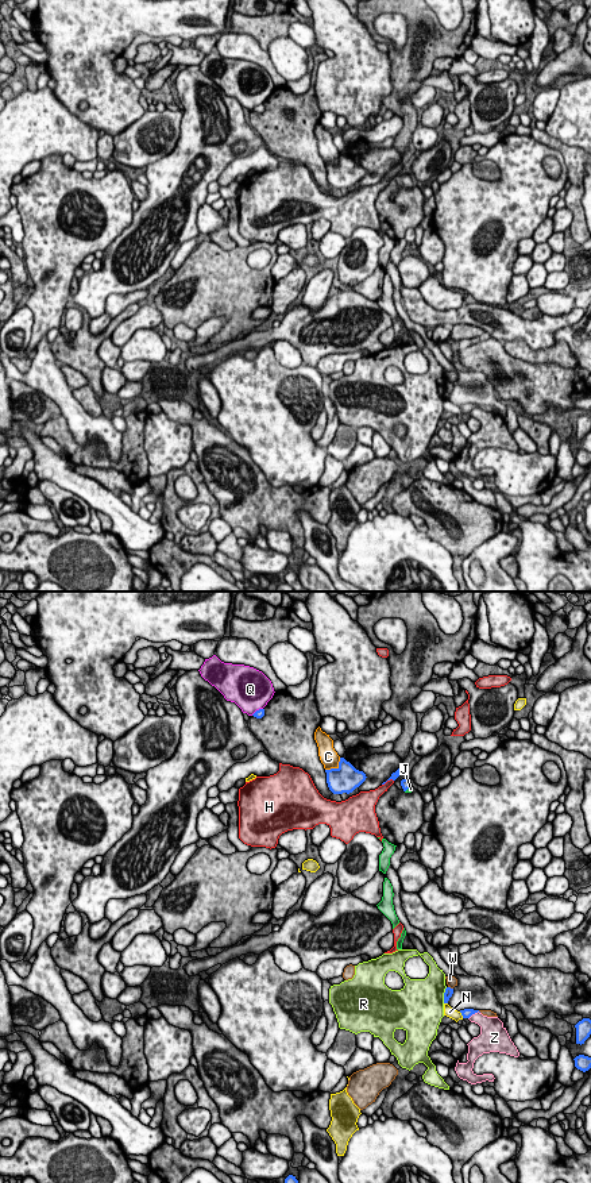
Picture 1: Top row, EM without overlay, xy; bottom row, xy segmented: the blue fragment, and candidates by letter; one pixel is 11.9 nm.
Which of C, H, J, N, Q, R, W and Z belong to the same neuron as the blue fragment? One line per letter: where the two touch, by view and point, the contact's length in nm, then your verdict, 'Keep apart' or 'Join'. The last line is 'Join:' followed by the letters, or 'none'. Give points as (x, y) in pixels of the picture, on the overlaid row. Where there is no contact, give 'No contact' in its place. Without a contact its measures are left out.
C: Touches blue at xy (335, 769). Shared border 240 nm. Keep apart
H: Touches blue at xy (387, 779). Shared border 160 nm. Keep apart
J: Touches blue at xy (408, 787). Shared border 120 nm. Join
N: Touches blue at xy (462, 1014). Shared border 100 nm. Keep apart
Q: Touches blue at xy (257, 711). Shared border 170 nm. Keep apart
R: Touches blue at xy (444, 995). Shared border 200 nm. Keep apart
W: Touches blue at xy (449, 987). Shared border 70 nm. Keep apart
Z: Touches blue at xy (474, 1013). Shared border 170 nm. Keep apart
Join: J

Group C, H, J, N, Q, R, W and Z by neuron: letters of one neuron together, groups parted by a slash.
C / H W / J / N / Q / R / Z

